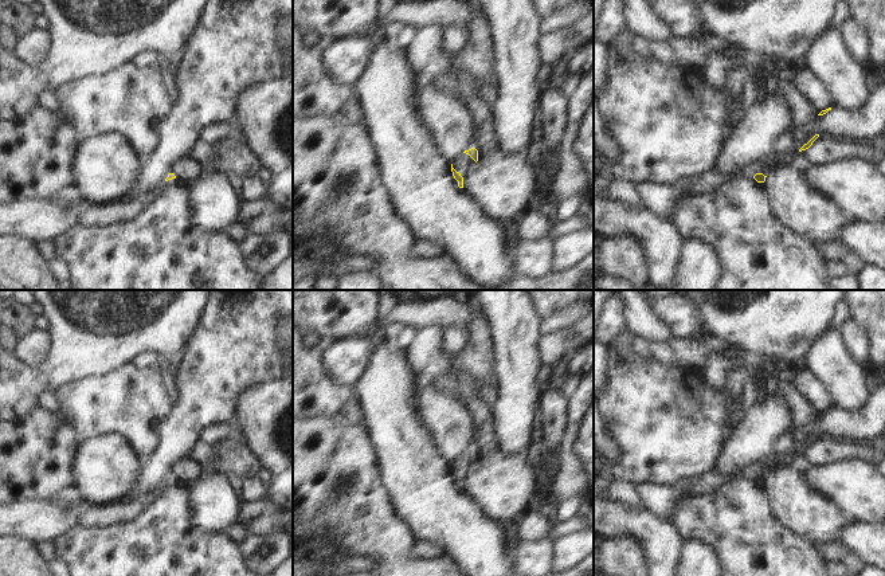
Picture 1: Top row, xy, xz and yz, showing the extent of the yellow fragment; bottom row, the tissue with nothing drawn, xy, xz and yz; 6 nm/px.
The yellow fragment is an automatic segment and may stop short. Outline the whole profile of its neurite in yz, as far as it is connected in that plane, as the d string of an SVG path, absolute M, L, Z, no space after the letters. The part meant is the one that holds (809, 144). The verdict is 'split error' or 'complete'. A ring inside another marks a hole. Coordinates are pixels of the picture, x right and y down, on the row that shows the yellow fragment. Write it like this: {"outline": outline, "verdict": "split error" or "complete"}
{"outline": "M815 134L807 144L804 144L799 150L796 152L791 152L788 154L779 154L779 156L774 156L770 161L768 165L764 166L761 169L760 173L756 173L753 176L753 179L757 183L764 183L765 177L768 175L770 171L784 166L787 164L804 164L803 161L803 156L804 156L804 150L808 149L812 142L819 137L819 134Z", "verdict": "split error"}

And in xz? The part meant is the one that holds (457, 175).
{"outline": "M471 148L465 150L461 156L451 161L451 172L458 181L458 187L463 188L463 179L466 177L470 166L478 161L478 150Z", "verdict": "split error"}

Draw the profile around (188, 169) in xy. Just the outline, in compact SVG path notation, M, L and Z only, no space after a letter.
M189 156L176 164L173 175L188 184L193 184L203 171L203 165Z

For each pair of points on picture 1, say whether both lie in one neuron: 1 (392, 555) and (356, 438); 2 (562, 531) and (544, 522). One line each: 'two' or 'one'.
1: one
2: two

